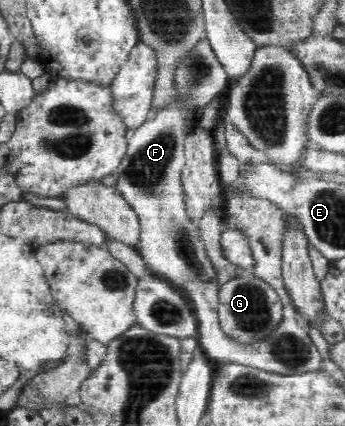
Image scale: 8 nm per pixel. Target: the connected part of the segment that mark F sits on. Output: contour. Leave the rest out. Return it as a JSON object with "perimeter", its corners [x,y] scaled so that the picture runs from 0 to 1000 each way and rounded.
{"perimeter":[[[600,87],[580,92],[542,134],[528,136],[501,171],[504,235],[467,256],[429,272],[429,277],[374,317],[368,366],[359,366],[339,408],[345,423],[328,441],[357,455],[357,465],[383,481],[400,502],[409,533],[406,563],[394,585],[406,601],[426,613],[426,629],[441,643],[475,648],[475,657],[496,657],[513,676],[530,678],[536,695],[557,704],[568,721],[568,742],[577,749],[577,784],[568,789],[586,826],[609,843],[638,852],[690,852],[730,864],[751,864],[771,873],[846,883],[893,873],[933,871],[933,838],[916,819],[890,772],[867,761],[864,746],[823,746],[794,784],[783,784],[745,812],[699,812],[681,798],[649,784],[635,758],[629,718],[635,711],[632,636],[603,606],[597,585],[586,573],[571,526],[557,523],[536,500],[536,460],[528,458],[525,413],[539,378],[542,310],[554,303],[565,275],[588,261],[638,218],[655,214],[667,183],[646,150],[629,138],[623,122]]]}

